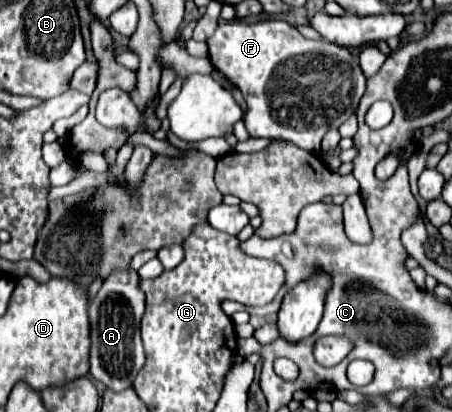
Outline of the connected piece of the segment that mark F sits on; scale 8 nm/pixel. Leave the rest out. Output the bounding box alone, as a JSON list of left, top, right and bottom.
[207,20,365,152]

